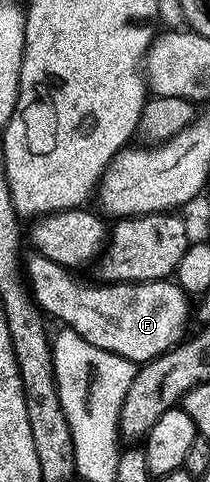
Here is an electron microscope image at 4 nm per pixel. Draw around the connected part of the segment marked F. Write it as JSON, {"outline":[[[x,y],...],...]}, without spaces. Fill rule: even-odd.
{"outline":[[[28,253],[28,257],[26,254],[22,258],[21,269],[35,304],[48,318],[56,317],[60,326],[72,328],[77,335],[81,335],[86,342],[100,348],[101,351],[115,353],[134,363],[146,363],[175,348],[188,336],[187,320],[193,317],[193,305],[187,302],[190,301],[189,294],[174,280],[82,285],[72,270],[53,263],[53,259],[45,259],[45,255],[40,253]]]}

